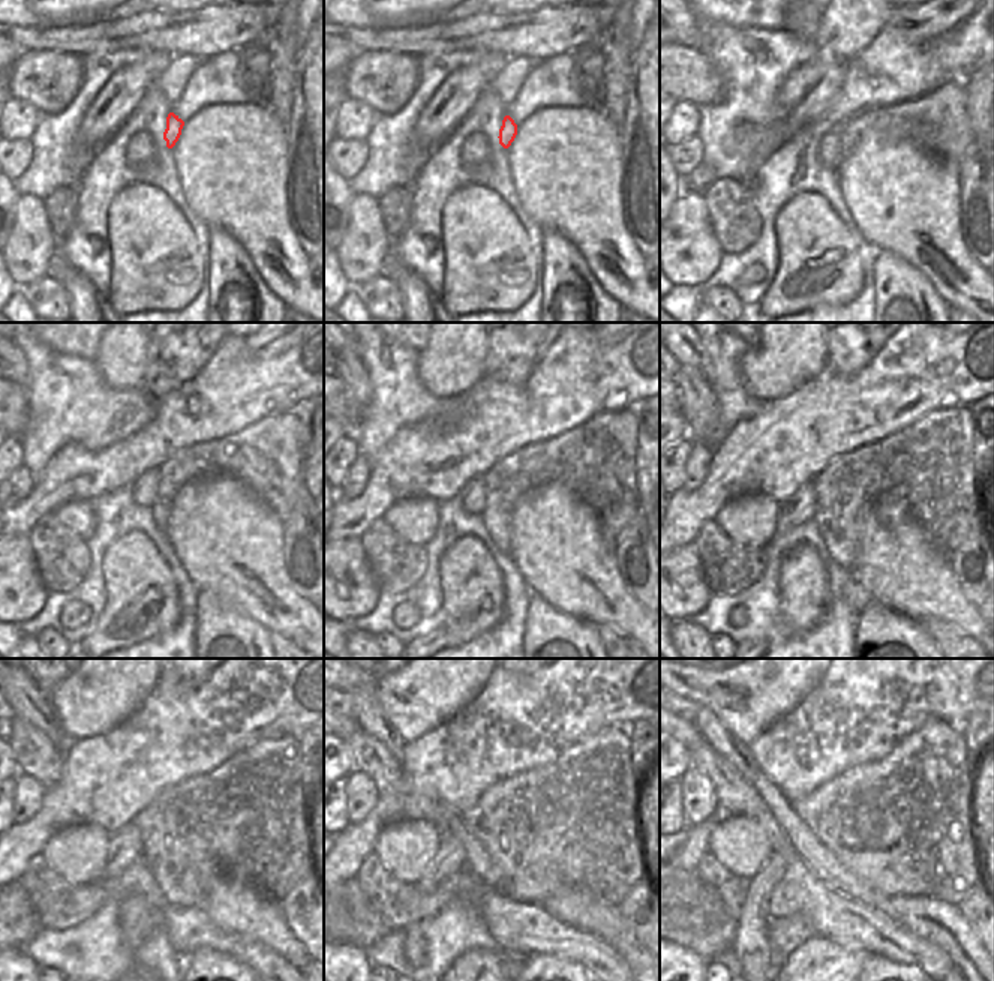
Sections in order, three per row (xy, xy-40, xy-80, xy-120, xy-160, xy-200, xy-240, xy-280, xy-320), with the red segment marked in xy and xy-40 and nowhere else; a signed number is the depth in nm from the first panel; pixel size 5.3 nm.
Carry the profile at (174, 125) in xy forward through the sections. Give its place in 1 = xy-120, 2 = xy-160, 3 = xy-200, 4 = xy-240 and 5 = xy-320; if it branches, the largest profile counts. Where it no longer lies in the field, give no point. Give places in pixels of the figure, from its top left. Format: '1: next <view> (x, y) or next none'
1: next xy-120 (144, 489)
2: next xy-160 (473, 497)
3: next xy-200 (799, 507)
4: next xy-240 (125, 848)
5: next xy-320 (751, 947)

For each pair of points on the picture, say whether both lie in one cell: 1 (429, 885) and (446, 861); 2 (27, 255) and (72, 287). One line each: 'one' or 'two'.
1: one
2: two

